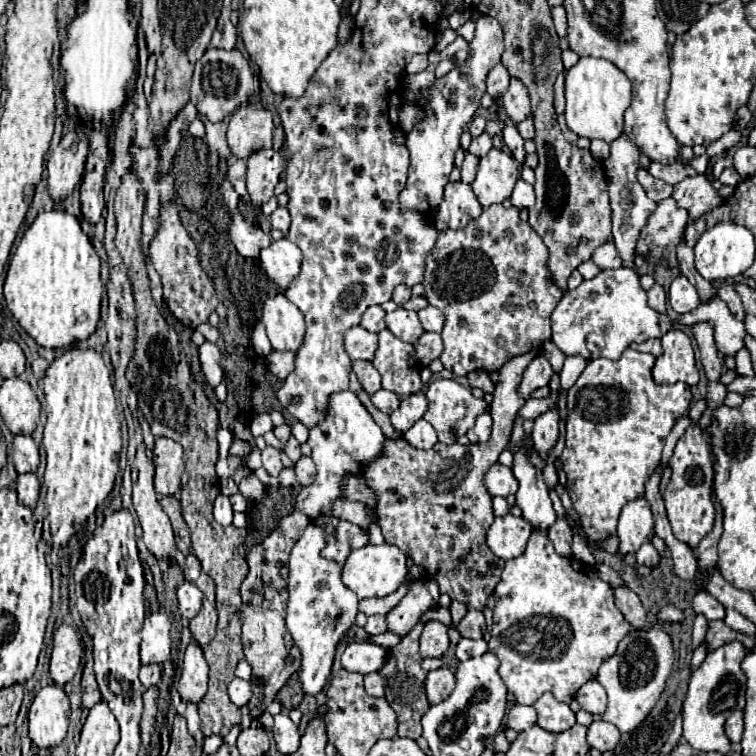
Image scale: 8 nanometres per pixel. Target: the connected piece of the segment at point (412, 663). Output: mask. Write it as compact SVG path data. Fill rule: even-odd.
M419 621L413 627L413 631L389 651L387 663L379 669L379 673L385 679L385 699L397 713L397 723L399 723L397 735L409 737L409 739L421 737L421 717L429 709L429 701L425 695L425 671L421 669L421 657L419 657L419 637L423 633L423 627L425 627L425 621Z

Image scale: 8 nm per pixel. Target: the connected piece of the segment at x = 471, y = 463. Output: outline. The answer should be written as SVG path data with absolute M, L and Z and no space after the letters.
M537 349L519 355L503 365L501 379L493 391L491 415L499 415L493 421L491 439L481 445L445 445L435 443L431 449L415 449L405 439L387 439L383 453L371 463L363 477L367 487L375 491L375 513L385 537L385 543L395 543L415 565L423 567L427 579L439 585L439 593L447 593L451 599L461 601L467 609L483 611L487 597L495 591L501 579L505 561L489 553L485 533L491 527L495 515L491 509L491 495L483 485L483 477L493 463L497 463L501 451L509 445L513 419L525 403L519 397L517 387L521 375Z

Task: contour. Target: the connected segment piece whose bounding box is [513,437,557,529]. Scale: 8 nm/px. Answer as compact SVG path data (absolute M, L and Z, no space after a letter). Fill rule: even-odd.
M523 437L523 449L513 453L515 465L513 473L519 479L517 491L517 507L523 511L523 519L527 519L535 529L549 529L555 523L557 513L549 499L549 489L543 481L543 475L537 467L527 461L527 437Z

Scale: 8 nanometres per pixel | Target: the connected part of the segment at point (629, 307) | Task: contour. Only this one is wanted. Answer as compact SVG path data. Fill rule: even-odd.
M619 267L615 271L599 271L597 277L585 279L577 289L567 291L551 313L553 343L567 355L591 359L587 349L587 333L605 333L607 359L619 359L631 343L641 343L649 337L663 337L671 329L671 319L653 311L647 305L647 293L639 283L635 267Z

